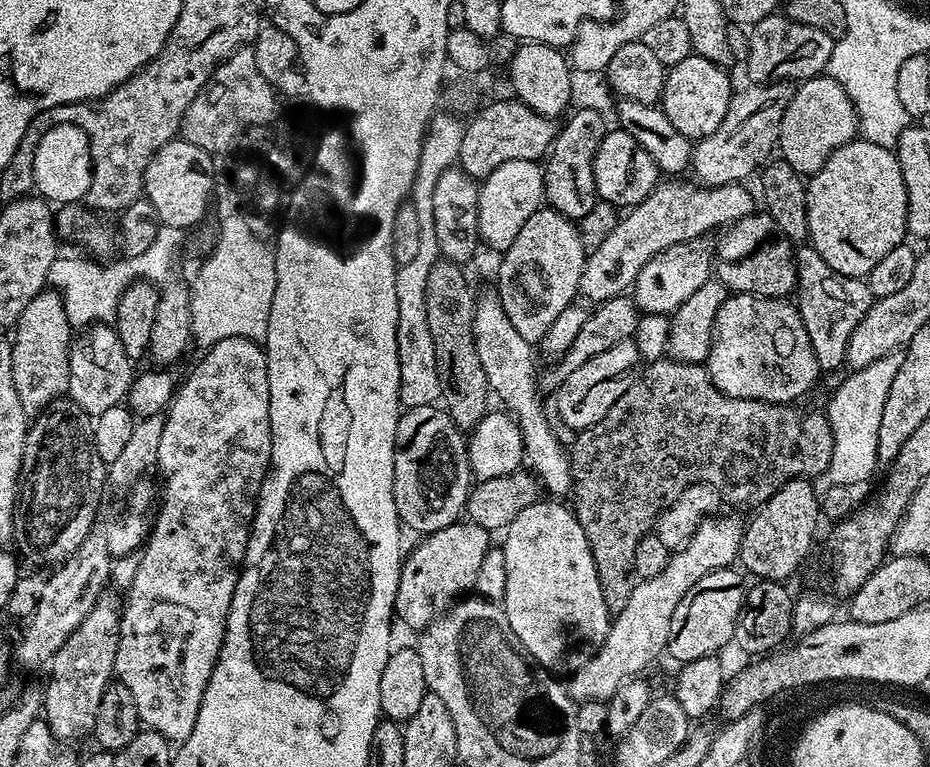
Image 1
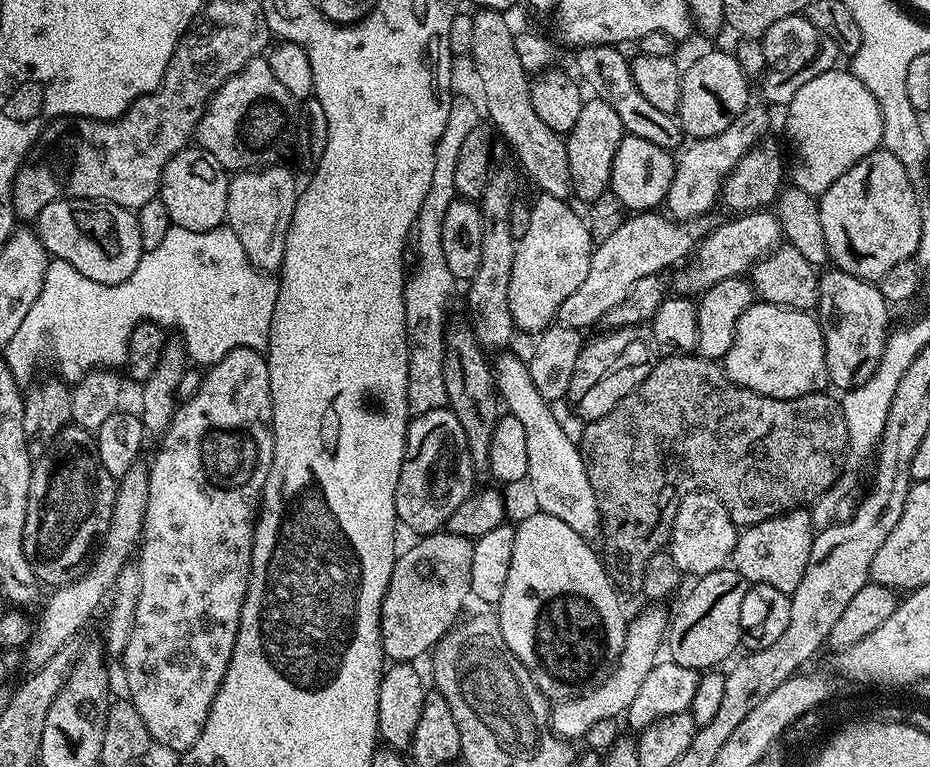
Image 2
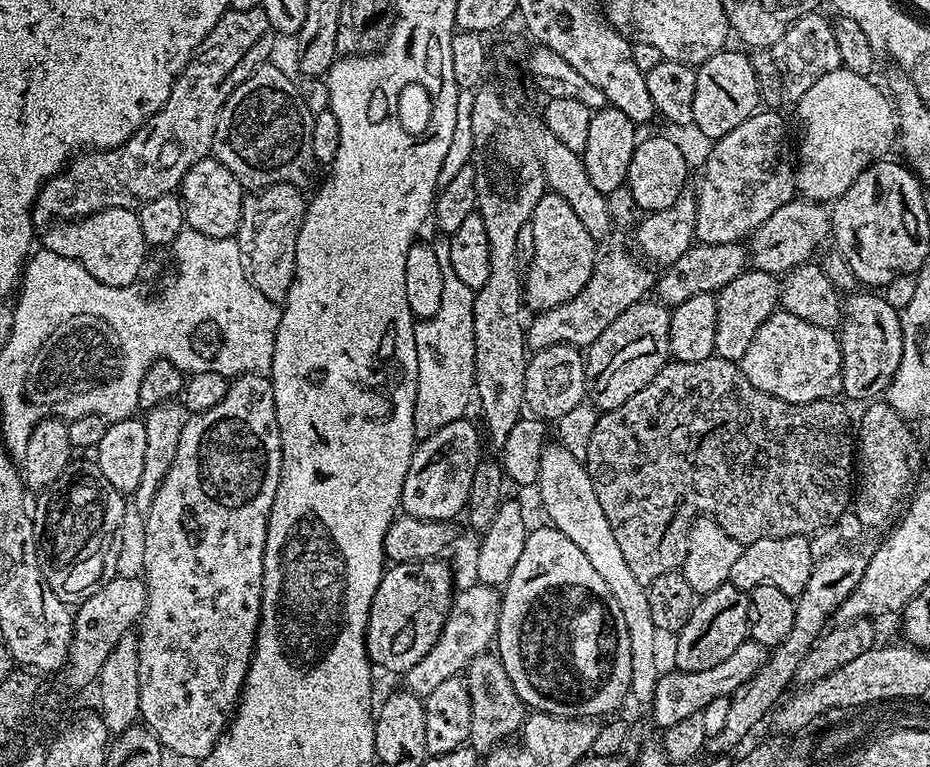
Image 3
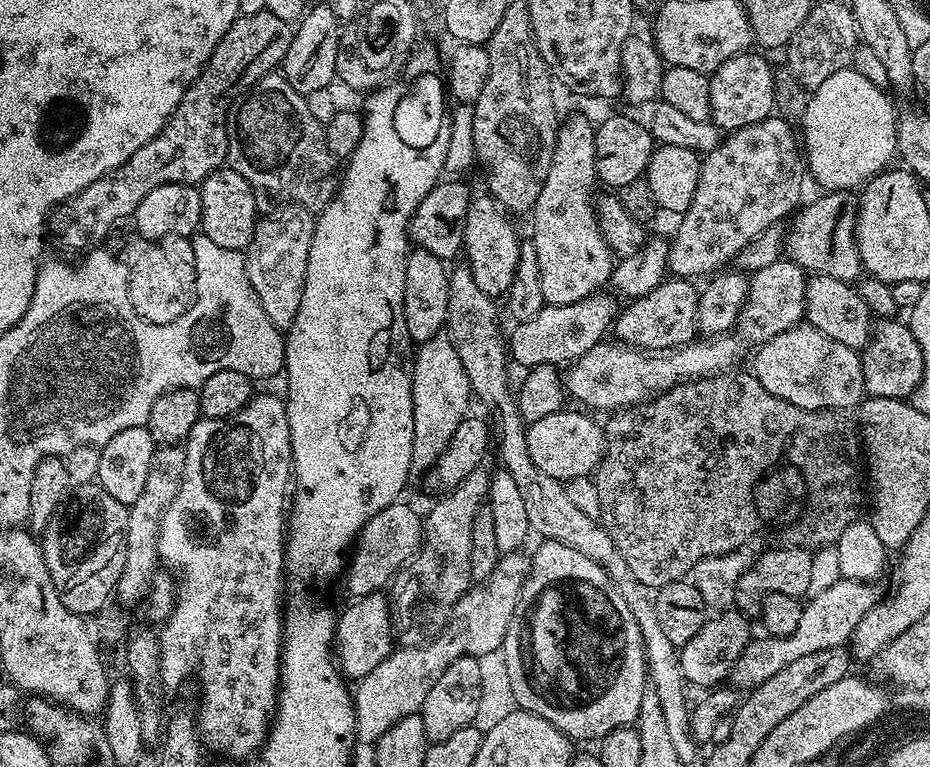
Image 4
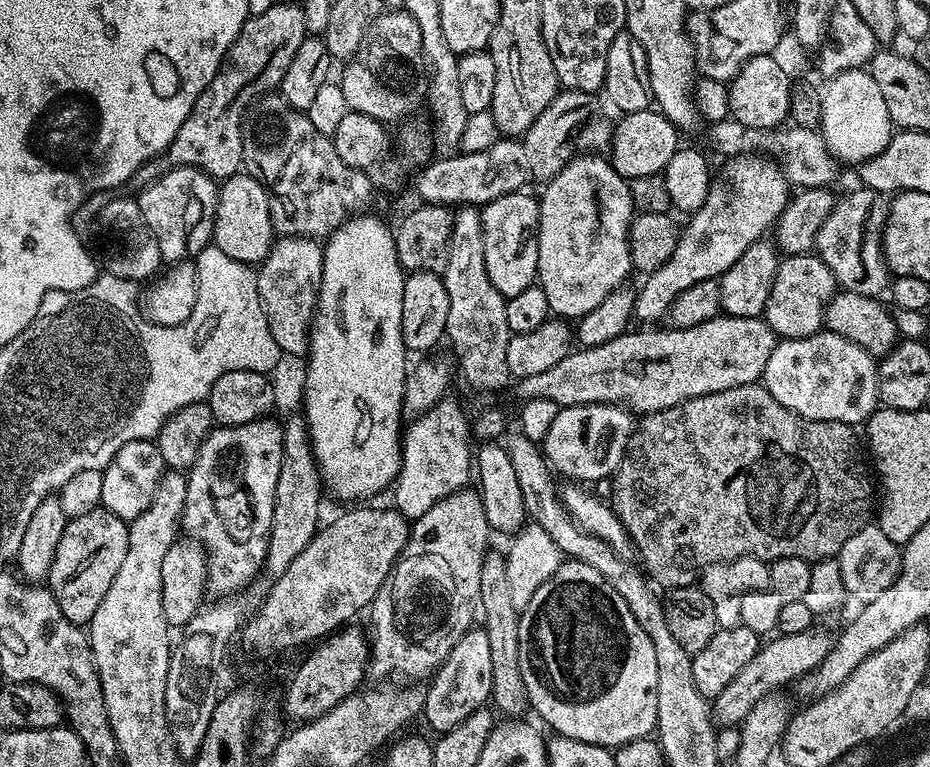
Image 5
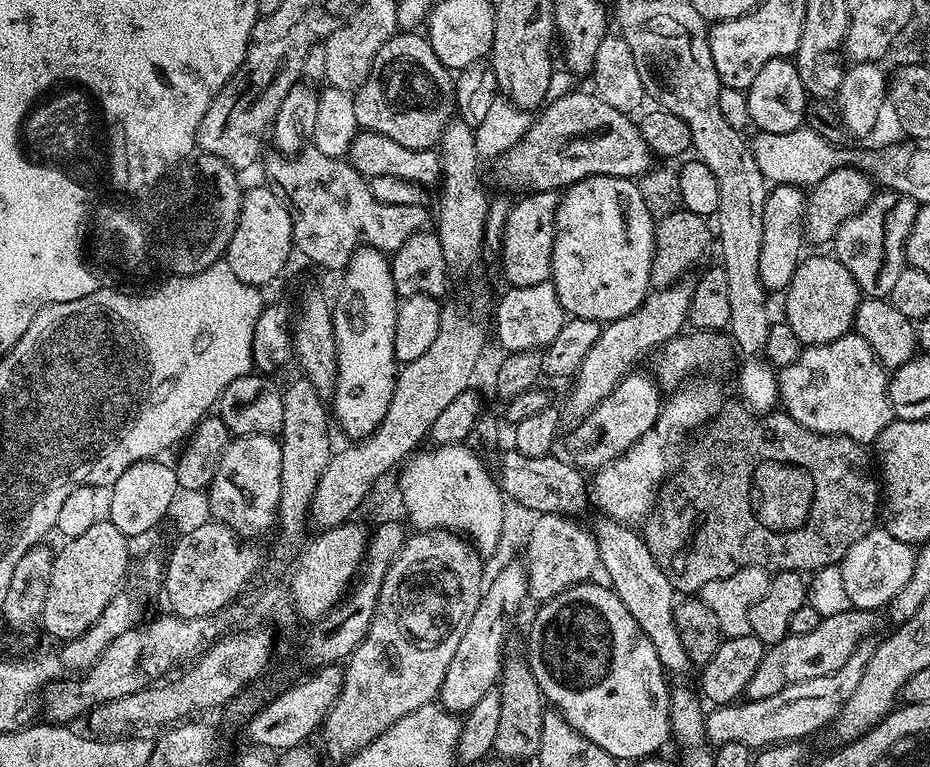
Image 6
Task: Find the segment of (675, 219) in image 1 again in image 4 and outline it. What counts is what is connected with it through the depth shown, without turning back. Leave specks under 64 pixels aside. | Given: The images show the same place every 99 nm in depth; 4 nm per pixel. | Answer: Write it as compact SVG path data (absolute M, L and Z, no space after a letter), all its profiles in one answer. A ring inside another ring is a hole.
M601 290L593 296L569 304L545 304L542 310L538 310L538 314L534 314L534 318L519 321L512 336L510 332L506 340L511 363L521 364L521 369L527 370L543 364L567 365L582 358L586 350L590 350L607 337L604 336L607 332L609 335L618 315L618 305L616 306L606 293L607 291Z

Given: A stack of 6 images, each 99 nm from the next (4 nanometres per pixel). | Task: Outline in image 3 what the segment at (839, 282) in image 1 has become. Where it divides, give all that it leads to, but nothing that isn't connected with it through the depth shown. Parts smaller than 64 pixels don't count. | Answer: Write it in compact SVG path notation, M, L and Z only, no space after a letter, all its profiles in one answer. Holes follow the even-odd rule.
M857 290L843 301L838 329L844 367L843 395L863 402L883 397L902 362L902 322L899 311L890 306L883 295L876 293L875 296L872 292L875 291Z

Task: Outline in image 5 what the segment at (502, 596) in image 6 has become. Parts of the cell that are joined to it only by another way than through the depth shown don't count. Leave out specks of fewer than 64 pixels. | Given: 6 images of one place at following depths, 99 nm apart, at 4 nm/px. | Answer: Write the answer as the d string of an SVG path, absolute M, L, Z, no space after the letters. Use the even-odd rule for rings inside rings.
M473 626L468 633L450 650L440 667L431 677L432 685L424 692L424 710L422 720L425 720L436 734L454 730L458 722L466 722L474 710L485 707L492 694L492 671L494 665L490 662L490 638L483 627Z

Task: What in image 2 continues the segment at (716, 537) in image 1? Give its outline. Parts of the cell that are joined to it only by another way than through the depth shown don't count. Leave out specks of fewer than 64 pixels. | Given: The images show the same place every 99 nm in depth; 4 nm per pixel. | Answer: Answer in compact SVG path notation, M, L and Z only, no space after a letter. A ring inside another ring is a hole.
M660 606L648 607L652 608L644 608L640 616L633 615L629 619L624 649L608 677L599 686L591 688L581 696L571 696L569 700L558 700L551 705L552 731L557 736L569 742L576 742L587 734L590 726L595 726L603 720L615 720L627 713L630 702L634 702L634 698L637 697L646 674L650 674L650 670L658 662L670 623L667 611L664 613L662 609L656 608Z

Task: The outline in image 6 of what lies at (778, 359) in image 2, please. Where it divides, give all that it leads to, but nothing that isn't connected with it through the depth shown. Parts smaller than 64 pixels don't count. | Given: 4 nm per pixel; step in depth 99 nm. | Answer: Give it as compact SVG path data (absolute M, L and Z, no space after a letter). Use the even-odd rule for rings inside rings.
M849 334L829 344L801 347L798 358L779 369L779 403L806 430L845 436L868 446L894 418L888 397L888 377L866 338Z

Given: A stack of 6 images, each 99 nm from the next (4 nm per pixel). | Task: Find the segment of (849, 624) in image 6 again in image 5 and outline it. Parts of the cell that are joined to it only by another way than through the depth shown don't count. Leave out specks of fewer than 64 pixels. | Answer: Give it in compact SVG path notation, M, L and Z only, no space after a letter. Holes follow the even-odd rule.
M809 630L789 636L777 635L772 638L776 640L769 639L760 647L754 658L750 658L750 662L746 662L746 667L730 681L730 686L726 686L726 690L722 690L722 694L718 694L710 702L712 722L717 729L735 728L743 724L746 714L750 714L750 710L754 710L754 706L758 706L762 698L782 690L780 688L790 680L794 682L808 672L815 672L816 667L830 654L834 643L831 635L828 637L826 633L816 631Z

